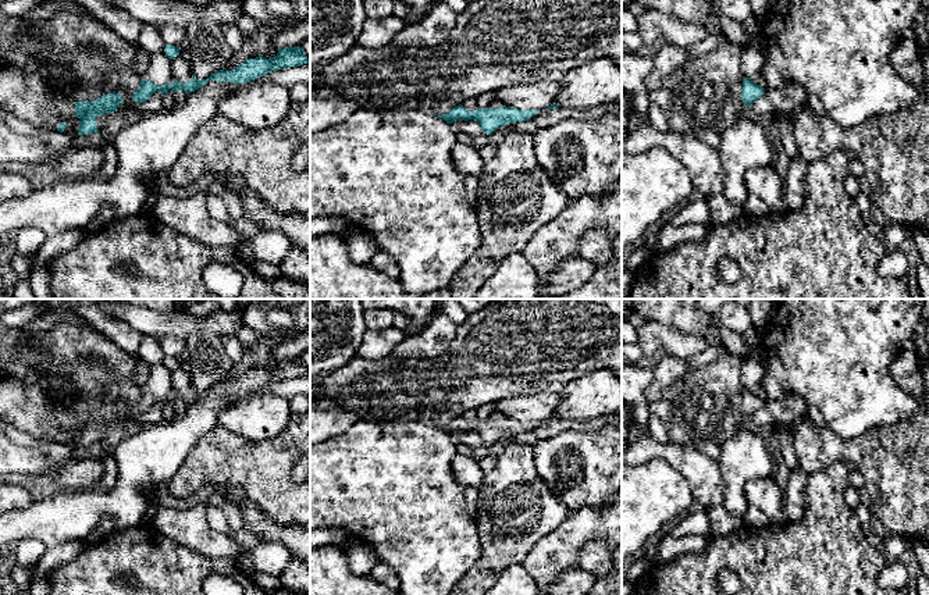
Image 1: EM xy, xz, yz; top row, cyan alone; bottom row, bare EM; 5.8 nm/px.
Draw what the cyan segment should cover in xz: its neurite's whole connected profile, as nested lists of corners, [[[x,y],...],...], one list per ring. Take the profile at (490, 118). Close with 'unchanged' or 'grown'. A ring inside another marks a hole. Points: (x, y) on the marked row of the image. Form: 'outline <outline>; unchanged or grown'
outline [[[459,104],[449,110],[446,114],[437,117],[445,120],[448,124],[452,124],[456,120],[474,120],[481,125],[483,133],[491,135],[501,127],[520,121],[527,121],[538,113],[540,110],[517,110],[506,106],[502,106],[499,108],[488,107],[477,108],[476,111],[469,111],[462,104]]]; unchanged

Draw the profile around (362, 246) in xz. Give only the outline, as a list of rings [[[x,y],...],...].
[[[353,231],[348,234],[346,245],[352,260],[359,264],[370,263],[378,253],[374,236],[363,231]]]

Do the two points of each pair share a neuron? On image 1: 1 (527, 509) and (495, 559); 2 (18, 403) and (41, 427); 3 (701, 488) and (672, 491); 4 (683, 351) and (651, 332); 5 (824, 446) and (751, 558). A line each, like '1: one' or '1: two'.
1: one
2: one
3: two
4: one
5: two

